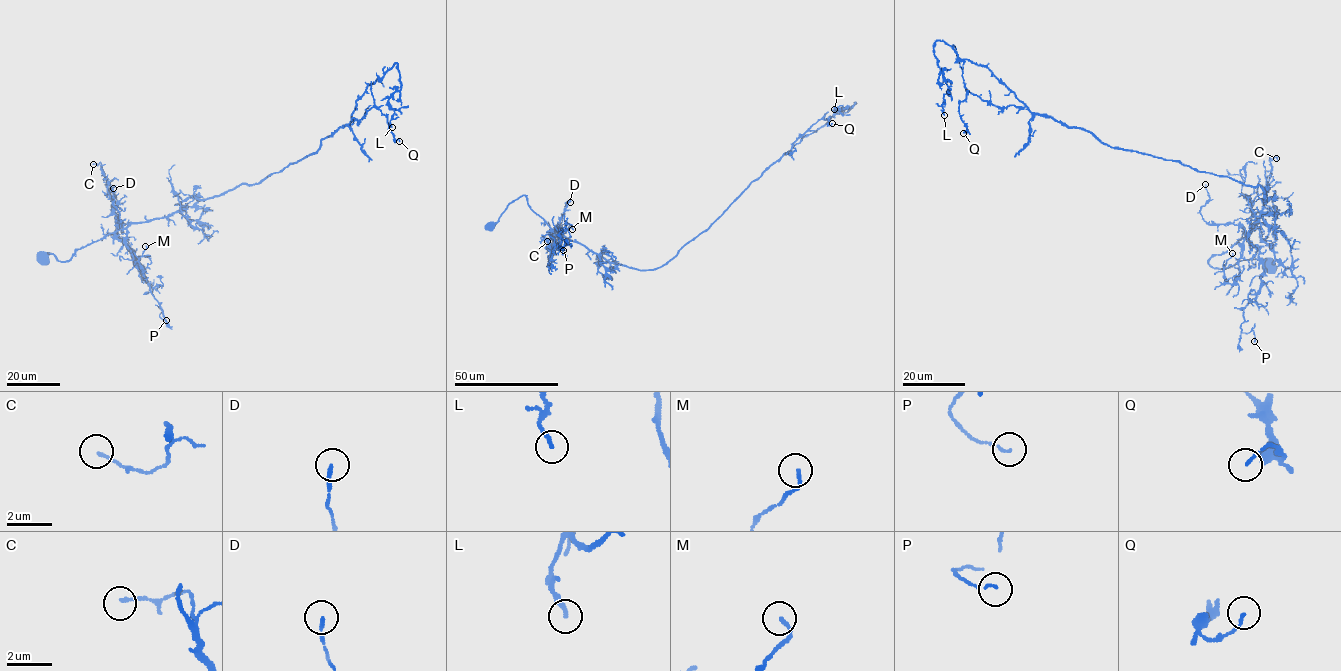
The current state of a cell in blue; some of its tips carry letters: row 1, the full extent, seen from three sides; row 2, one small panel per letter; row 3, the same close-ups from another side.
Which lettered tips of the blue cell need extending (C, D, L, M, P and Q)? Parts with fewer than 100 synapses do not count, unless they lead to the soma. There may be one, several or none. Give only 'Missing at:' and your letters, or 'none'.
Missing at: none

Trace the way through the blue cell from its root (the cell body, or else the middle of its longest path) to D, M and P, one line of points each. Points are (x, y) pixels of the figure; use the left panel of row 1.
D: (41, 259), (49, 253), (68, 261), (77, 249), (115, 231), (120, 221), (113, 204), (113, 188)
M: (41, 259), (49, 253), (68, 261), (77, 249), (125, 229), (126, 245), (145, 272), (139, 258), (145, 246)
P: (41, 259), (49, 253), (68, 261), (77, 249), (114, 233), (130, 248), (163, 312), (159, 316), (166, 320)

